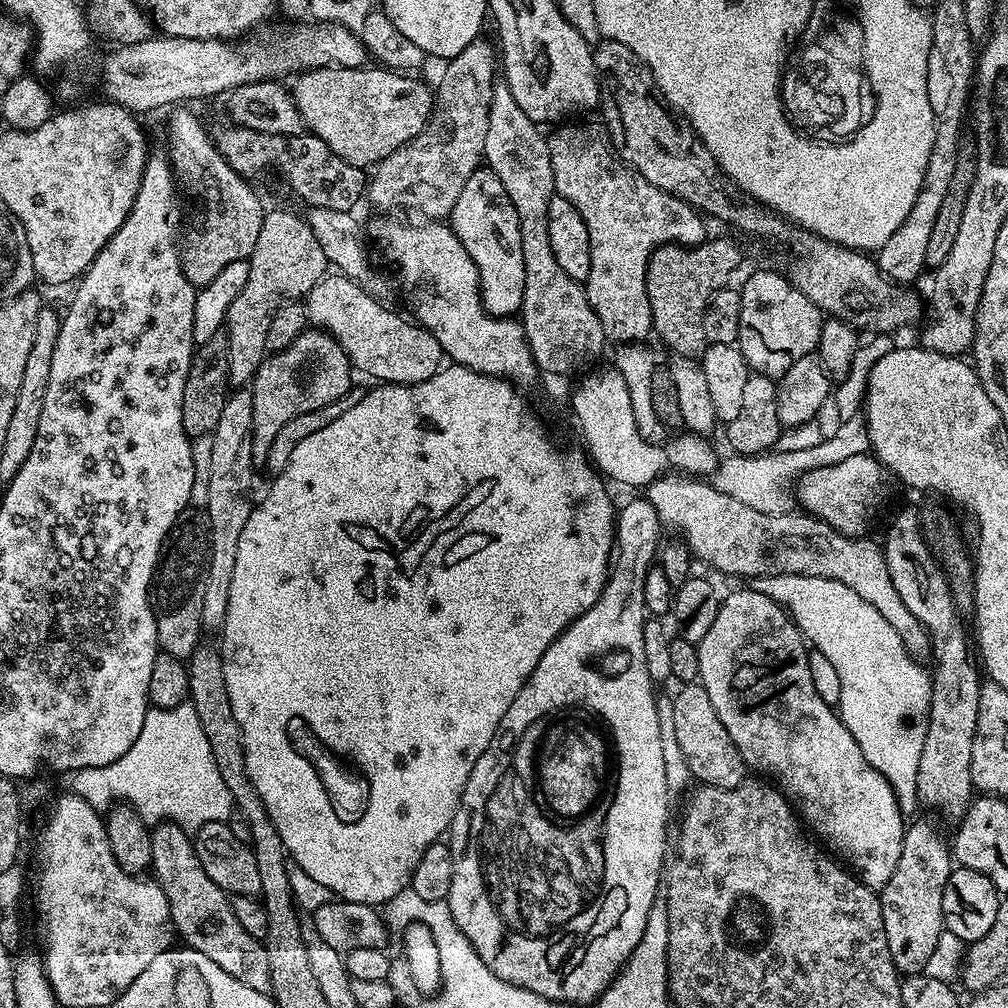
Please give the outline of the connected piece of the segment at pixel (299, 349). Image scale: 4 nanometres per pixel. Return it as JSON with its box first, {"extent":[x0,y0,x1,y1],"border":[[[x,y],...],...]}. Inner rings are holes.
{"extent":[250,326,354,466],"border":[[[315,326],[309,327],[290,346],[280,352],[265,355],[264,361],[258,366],[255,376],[250,381],[250,391],[254,402],[254,430],[252,431],[252,463],[256,466],[267,465],[268,451],[282,426],[290,422],[290,418],[298,418],[298,414],[310,414],[310,410],[322,410],[322,406],[330,406],[348,389],[353,387],[354,369],[344,353],[344,347],[326,330]]]}

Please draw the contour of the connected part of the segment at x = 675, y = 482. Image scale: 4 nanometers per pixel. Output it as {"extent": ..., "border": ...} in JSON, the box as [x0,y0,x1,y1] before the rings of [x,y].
{"extent":[646,474,930,658],"border":[[[664,474],[647,485],[646,498],[651,502],[661,525],[665,529],[673,528],[675,534],[688,547],[691,555],[714,569],[728,576],[817,576],[818,578],[830,578],[834,582],[842,582],[842,586],[850,586],[858,598],[870,602],[894,630],[898,630],[898,638],[906,646],[906,650],[914,658],[927,657],[930,652],[930,637],[924,629],[924,624],[913,614],[906,602],[898,596],[898,590],[894,588],[894,582],[890,582],[890,570],[886,566],[884,549],[869,538],[857,538],[855,536],[843,536],[841,532],[834,530],[828,523],[824,523],[816,517],[802,512],[798,514],[774,514],[762,512],[738,496],[726,494],[720,488],[716,488],[711,482],[705,482],[700,478],[681,478],[676,474]]]}

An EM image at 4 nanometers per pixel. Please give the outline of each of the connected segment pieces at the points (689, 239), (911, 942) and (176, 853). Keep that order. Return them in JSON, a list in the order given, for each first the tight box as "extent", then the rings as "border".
[{"extent":[547,122,706,346],"border":[[[584,122],[561,123],[553,127],[552,136],[550,132],[547,137],[550,162],[554,166],[556,195],[566,198],[566,202],[570,202],[570,206],[582,214],[582,222],[586,222],[586,234],[590,234],[590,274],[586,291],[594,314],[598,314],[598,322],[602,322],[605,337],[609,341],[617,340],[616,344],[620,346],[635,345],[653,335],[650,298],[646,290],[650,258],[662,244],[703,244],[706,239],[705,217],[685,200],[646,182],[646,178],[639,176],[631,166],[626,166],[612,147],[607,127],[599,123],[580,123]]]},{"extent":[879,820,954,977],"border":[[[916,820],[904,830],[902,854],[898,854],[898,866],[890,874],[890,882],[879,889],[882,906],[882,922],[886,926],[886,946],[890,946],[890,958],[896,971],[905,977],[923,973],[930,956],[938,946],[940,935],[946,930],[942,894],[954,867],[954,857],[949,841],[936,829],[937,821]]]},{"extent":[151,822,272,992],"border":[[[160,822],[151,829],[151,834],[151,871],[166,894],[175,935],[179,939],[181,936],[187,947],[198,950],[198,954],[206,954],[210,962],[222,966],[230,978],[238,978],[238,982],[250,986],[250,990],[268,992],[272,983],[270,958],[264,949],[264,941],[246,934],[242,922],[238,922],[234,914],[229,893],[210,882],[210,874],[202,870],[202,862],[198,862],[196,845],[189,833],[178,824]]]}]

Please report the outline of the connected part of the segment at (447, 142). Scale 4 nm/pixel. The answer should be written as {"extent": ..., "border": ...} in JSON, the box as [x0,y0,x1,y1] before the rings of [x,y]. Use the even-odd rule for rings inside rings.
{"extent":[366,38,498,222],"border":[[[477,38],[474,42],[470,42],[470,46],[466,46],[466,50],[462,50],[462,54],[458,54],[452,60],[447,61],[443,65],[444,77],[440,80],[440,85],[435,85],[434,88],[434,111],[428,117],[428,125],[424,127],[422,132],[419,132],[413,140],[409,140],[401,148],[395,148],[392,153],[380,163],[375,165],[374,171],[371,173],[370,179],[366,184],[366,200],[367,203],[372,203],[374,207],[380,208],[376,210],[396,210],[392,208],[413,208],[416,212],[421,212],[421,217],[427,218],[432,222],[440,222],[445,218],[451,217],[454,210],[454,202],[458,202],[458,194],[462,194],[462,186],[466,186],[466,178],[470,178],[470,174],[474,174],[476,169],[481,167],[484,160],[484,147],[486,146],[486,126],[488,125],[488,107],[492,101],[492,90],[498,80],[498,56],[490,45],[484,41],[484,38]]]}

